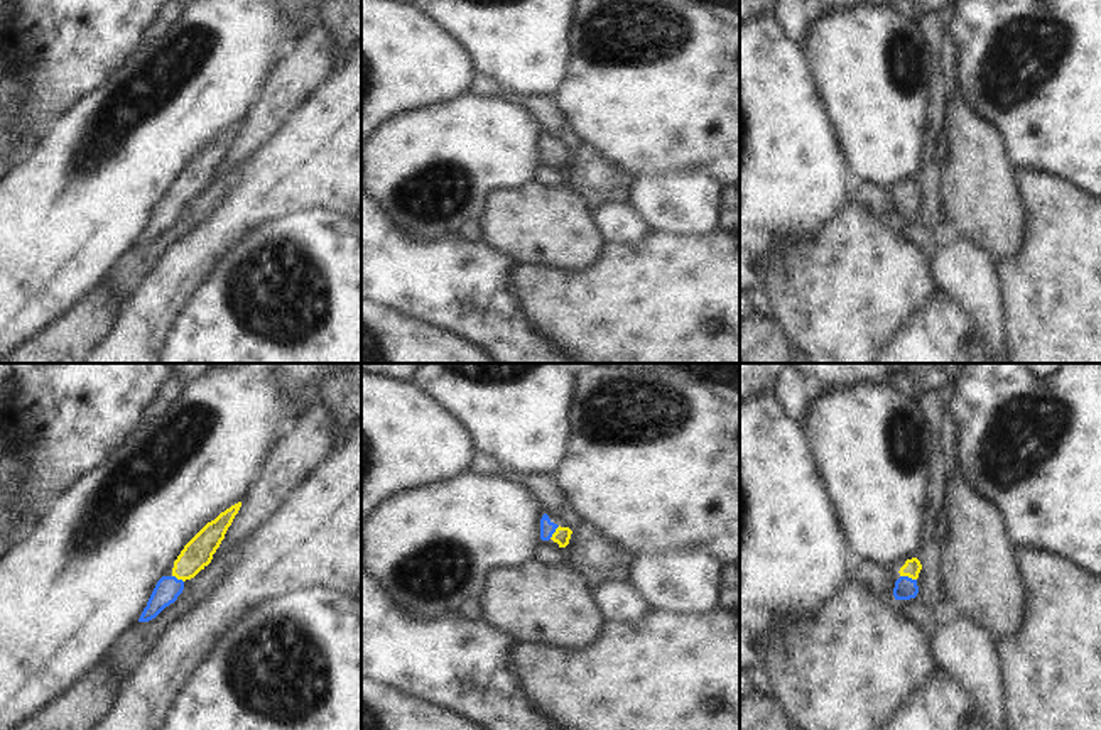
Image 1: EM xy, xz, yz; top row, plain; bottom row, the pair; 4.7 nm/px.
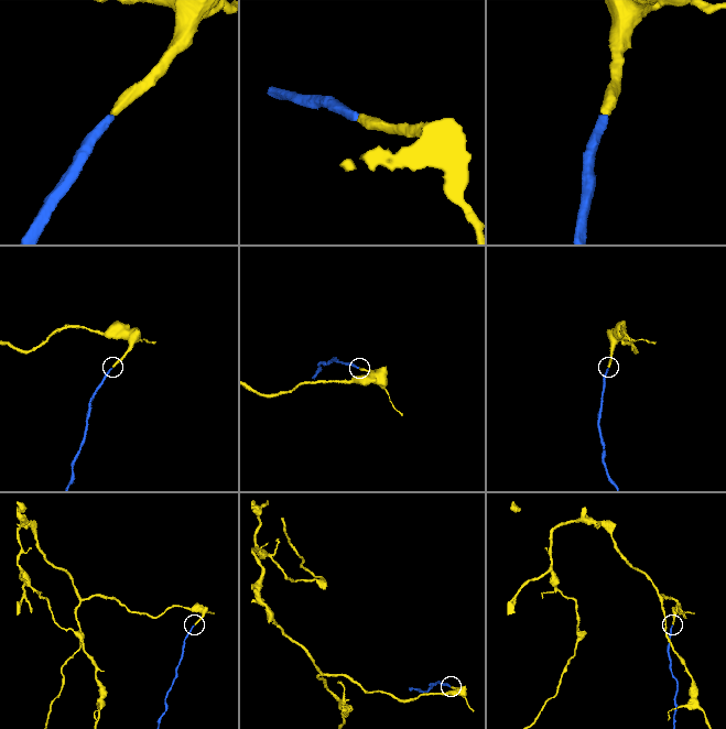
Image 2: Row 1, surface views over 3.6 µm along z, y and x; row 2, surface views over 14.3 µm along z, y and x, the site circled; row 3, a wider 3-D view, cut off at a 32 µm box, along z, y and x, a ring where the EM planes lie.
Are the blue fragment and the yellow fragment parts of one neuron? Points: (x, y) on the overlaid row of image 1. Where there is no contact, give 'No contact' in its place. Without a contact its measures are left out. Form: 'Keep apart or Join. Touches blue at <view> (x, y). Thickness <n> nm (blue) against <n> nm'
Join. Touches blue at yz (907, 577). Thickness 110 nm (blue) against 80 nm

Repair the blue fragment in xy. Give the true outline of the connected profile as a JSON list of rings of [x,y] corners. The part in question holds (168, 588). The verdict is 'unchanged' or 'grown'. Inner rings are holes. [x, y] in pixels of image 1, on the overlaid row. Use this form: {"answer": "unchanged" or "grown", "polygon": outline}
{"answer": "grown", "polygon": [[[241,502],[221,512],[184,546],[184,549],[174,561],[172,575],[162,576],[157,581],[138,622],[149,622],[155,618],[165,607],[177,600],[177,597],[184,590],[184,581],[194,578],[211,563],[213,554],[225,539],[225,534],[231,526],[235,515],[238,514],[240,507]]]}

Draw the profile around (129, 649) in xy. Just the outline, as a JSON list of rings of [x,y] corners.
[[[238,542],[228,554],[213,559],[194,578],[184,581],[184,590],[174,603],[165,607],[155,618],[130,625],[110,646],[106,656],[95,667],[115,684],[125,679],[155,646],[162,630],[199,605],[225,578],[228,568],[241,556],[243,542]]]

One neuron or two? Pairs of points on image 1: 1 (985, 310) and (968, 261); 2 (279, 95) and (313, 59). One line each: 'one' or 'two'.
1: one
2: one

